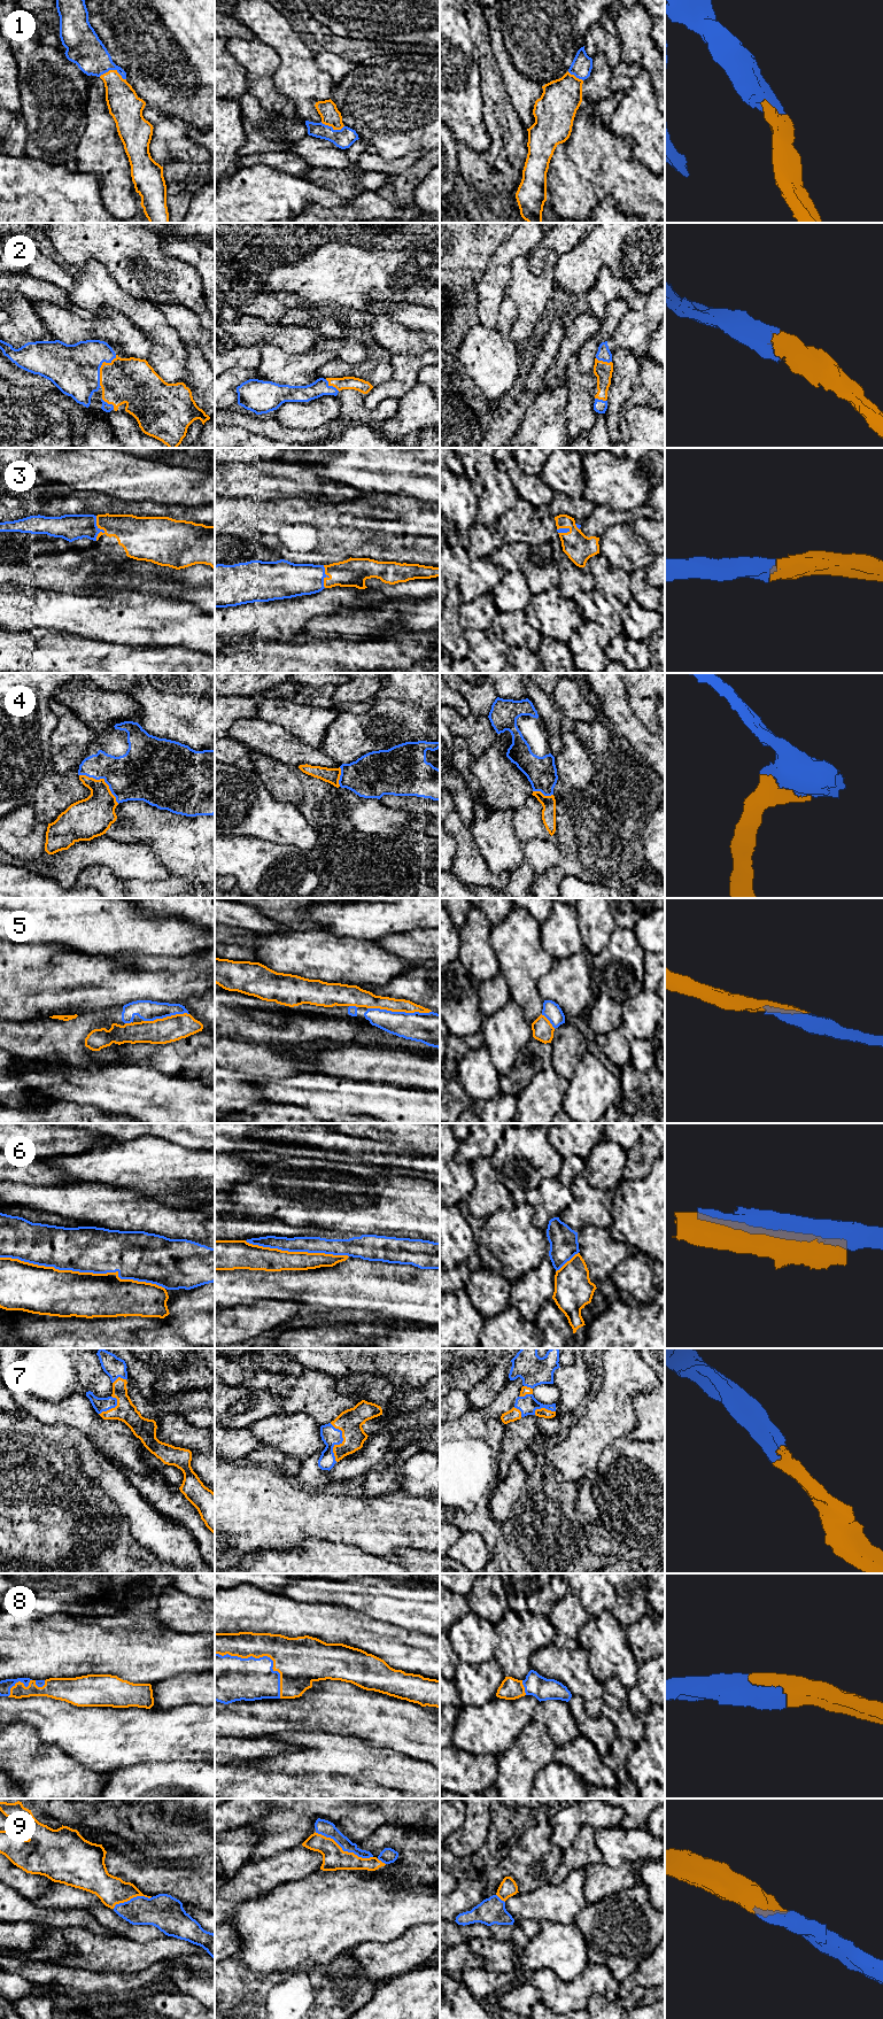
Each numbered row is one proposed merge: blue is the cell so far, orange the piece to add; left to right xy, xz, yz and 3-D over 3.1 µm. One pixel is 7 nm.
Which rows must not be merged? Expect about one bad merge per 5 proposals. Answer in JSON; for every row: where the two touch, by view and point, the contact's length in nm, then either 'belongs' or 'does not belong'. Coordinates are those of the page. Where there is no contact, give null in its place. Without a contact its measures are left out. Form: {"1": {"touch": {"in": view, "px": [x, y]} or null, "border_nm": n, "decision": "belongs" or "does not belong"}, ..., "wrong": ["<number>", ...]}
{"1": {"touch": {"in": "xy", "px": [113, 69]}, "border_nm": 190, "decision": "belongs"}, "2": {"touch": {"in": "xy", "px": [100, 366]}, "border_nm": 260, "decision": "belongs"}, "3": {"touch": {"in": "xy", "px": [99, 528]}, "border_nm": 180, "decision": "belongs"}, "4": {"touch": {"in": "xy", "px": [105, 780]}, "border_nm": 340, "decision": "belongs"}, "5": {"touch": {"in": "xz", "px": [400, 1012]}, "border_nm": 440, "decision": "belongs"}, "6": {"touch": {"in": "xy", "px": [84, 1271]}, "border_nm": 1150, "decision": "does not belong"}, "7": {"touch": {"in": "xz", "px": [341, 1441]}, "border_nm": 280, "decision": "belongs"}, "8": {"touch": {"in": "xz", "px": [263, 1656]}, "border_nm": 550, "decision": "belongs"}, "9": {"touch": {"in": "xz", "px": [343, 1850]}, "border_nm": 440, "decision": "belongs"}, "wrong": ["6"]}

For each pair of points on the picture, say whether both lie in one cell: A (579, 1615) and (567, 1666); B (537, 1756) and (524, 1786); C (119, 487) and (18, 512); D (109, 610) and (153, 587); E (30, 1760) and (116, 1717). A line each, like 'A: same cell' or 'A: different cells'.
A: different cells
B: same cell
C: different cells
D: different cells
E: different cells

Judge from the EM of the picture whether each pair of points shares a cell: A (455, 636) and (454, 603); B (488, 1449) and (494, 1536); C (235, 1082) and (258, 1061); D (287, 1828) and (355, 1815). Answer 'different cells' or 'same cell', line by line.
A: same cell
B: same cell
C: different cells
D: same cell

